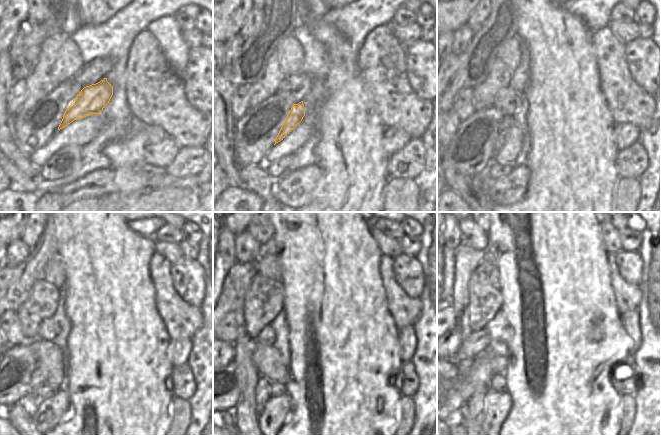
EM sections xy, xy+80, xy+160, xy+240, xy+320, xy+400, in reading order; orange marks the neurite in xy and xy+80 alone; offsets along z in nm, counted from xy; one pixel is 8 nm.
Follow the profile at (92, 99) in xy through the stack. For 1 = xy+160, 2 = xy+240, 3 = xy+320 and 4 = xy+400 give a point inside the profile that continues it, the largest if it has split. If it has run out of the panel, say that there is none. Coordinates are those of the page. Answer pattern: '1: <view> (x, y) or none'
1: xy+160 (500, 140)
2: xy+240 (39, 378)
3: xy+320 (262, 395)
4: xy+400 (475, 409)

